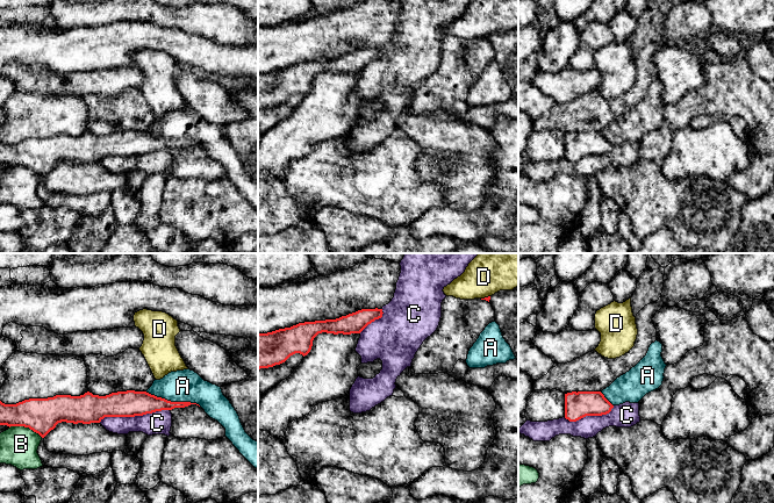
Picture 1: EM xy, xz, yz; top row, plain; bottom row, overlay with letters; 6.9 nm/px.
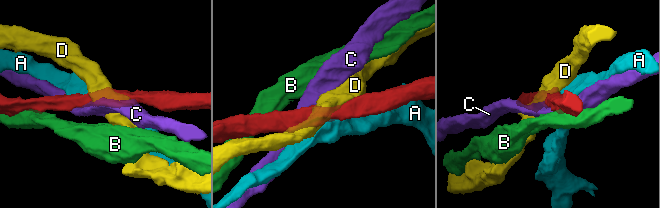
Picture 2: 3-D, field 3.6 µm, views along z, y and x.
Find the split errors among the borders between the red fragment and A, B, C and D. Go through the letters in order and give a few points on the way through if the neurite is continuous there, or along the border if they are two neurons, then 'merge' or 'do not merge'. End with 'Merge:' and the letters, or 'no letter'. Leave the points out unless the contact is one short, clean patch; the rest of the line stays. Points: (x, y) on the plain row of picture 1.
A: do not merge
B: do not merge
C: do not merge
D: do not merge
Merge: no letter

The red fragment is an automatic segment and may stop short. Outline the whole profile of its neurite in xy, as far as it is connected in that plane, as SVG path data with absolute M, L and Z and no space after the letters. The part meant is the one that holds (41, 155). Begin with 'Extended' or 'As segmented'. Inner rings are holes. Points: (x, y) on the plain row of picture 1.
As segmented. M135 130L117 131L117 132L112 132L109 135L106 135L106 136L93 135L89 131L85 132L84 135L80 135L80 136L56 135L53 137L48 137L48 138L29 138L29 139L24 139L22 142L19 142L16 144L5 144L5 143L2 143L0 141L0 165L7 165L9 167L10 166L24 166L24 167L29 167L34 172L38 173L42 178L44 178L51 170L53 170L56 167L56 165L58 163L62 163L62 161L73 163L73 164L78 164L78 163L83 163L83 164L100 163L105 157L135 157L135 156L143 156L143 155L146 155L146 153L152 153L152 152L162 151L162 150L172 150L174 148L185 148L185 146L188 146L191 144L196 144L196 143L191 143L191 142L171 142L171 141L167 141L165 138L151 135L151 134L146 132L146 131L135 131Z

